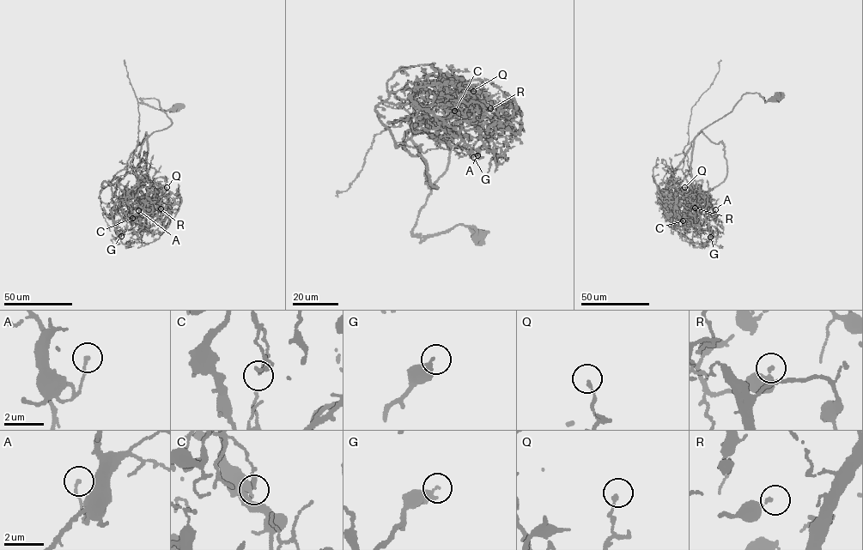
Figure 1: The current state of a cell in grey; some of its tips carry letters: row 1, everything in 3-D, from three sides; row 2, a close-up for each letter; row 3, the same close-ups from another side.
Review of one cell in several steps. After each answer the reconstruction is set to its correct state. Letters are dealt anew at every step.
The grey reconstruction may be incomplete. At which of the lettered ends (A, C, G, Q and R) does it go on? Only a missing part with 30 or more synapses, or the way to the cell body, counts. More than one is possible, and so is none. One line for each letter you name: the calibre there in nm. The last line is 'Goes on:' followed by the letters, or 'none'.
Goes on: none

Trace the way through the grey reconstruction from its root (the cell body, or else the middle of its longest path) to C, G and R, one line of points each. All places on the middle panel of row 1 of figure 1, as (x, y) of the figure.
C: (476, 235), (458, 225), (412, 232), (450, 154), (410, 125), (413, 96), (439, 81), (454, 111)
G: (476, 235), (412, 232), (450, 157), (410, 125), (418, 84), (409, 98), (473, 157)
R: (476, 235), (458, 225), (429, 236), (412, 233), (450, 154), (440, 137), (415, 127), (472, 99), (490, 108)

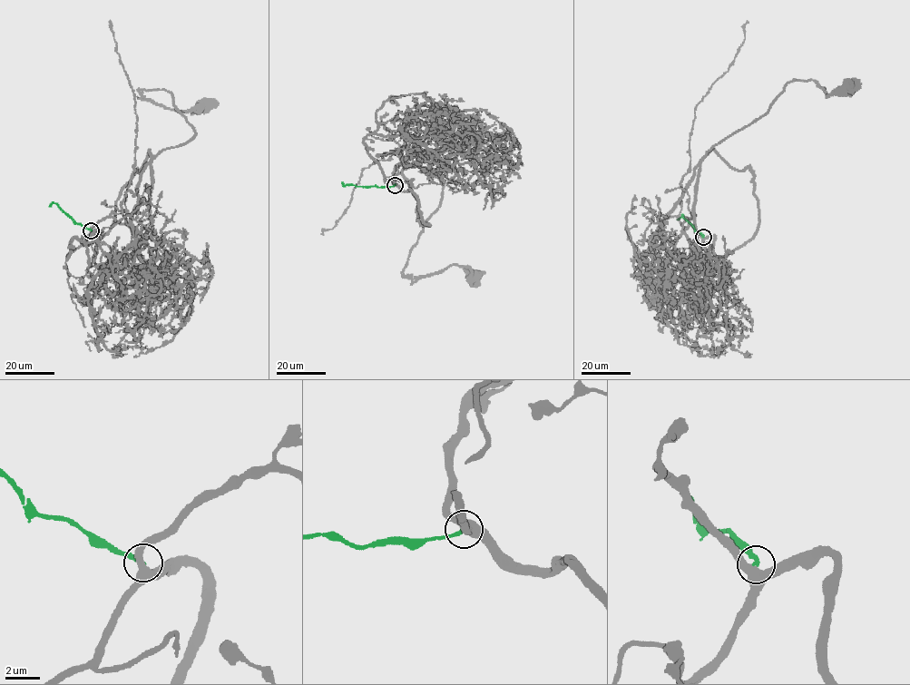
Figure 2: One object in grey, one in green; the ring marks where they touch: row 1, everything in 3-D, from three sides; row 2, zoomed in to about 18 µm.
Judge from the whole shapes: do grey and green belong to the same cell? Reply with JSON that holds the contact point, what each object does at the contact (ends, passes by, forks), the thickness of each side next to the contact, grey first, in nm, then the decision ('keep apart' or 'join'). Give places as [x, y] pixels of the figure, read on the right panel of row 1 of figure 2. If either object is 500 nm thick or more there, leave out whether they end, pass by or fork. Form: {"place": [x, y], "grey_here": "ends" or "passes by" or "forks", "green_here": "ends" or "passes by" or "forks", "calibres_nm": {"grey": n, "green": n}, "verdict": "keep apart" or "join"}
{"place": [703, 237], "grey_here": "forks", "green_here": "ends", "calibres_nm": {"grey": 420, "green": 200}, "verdict": "keep apart"}

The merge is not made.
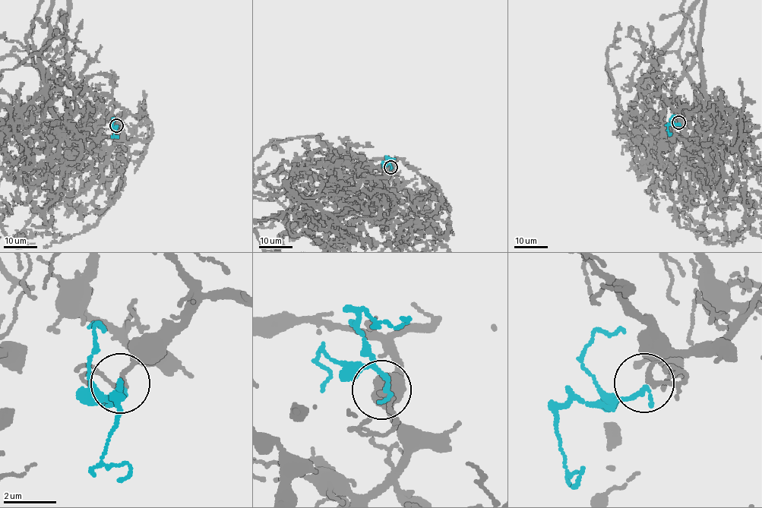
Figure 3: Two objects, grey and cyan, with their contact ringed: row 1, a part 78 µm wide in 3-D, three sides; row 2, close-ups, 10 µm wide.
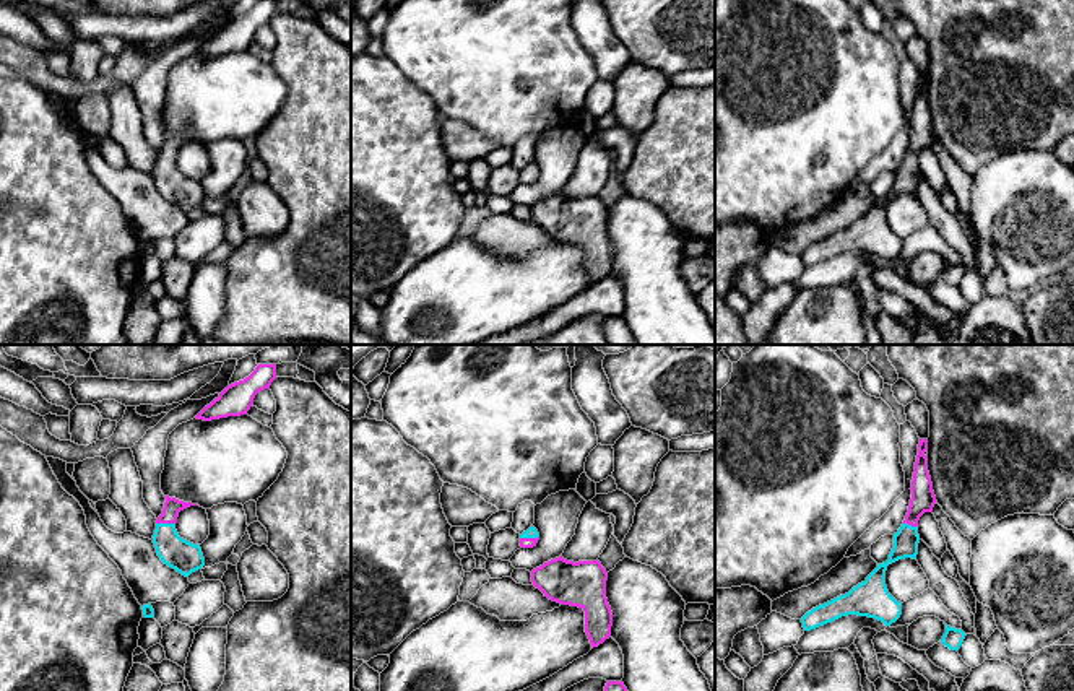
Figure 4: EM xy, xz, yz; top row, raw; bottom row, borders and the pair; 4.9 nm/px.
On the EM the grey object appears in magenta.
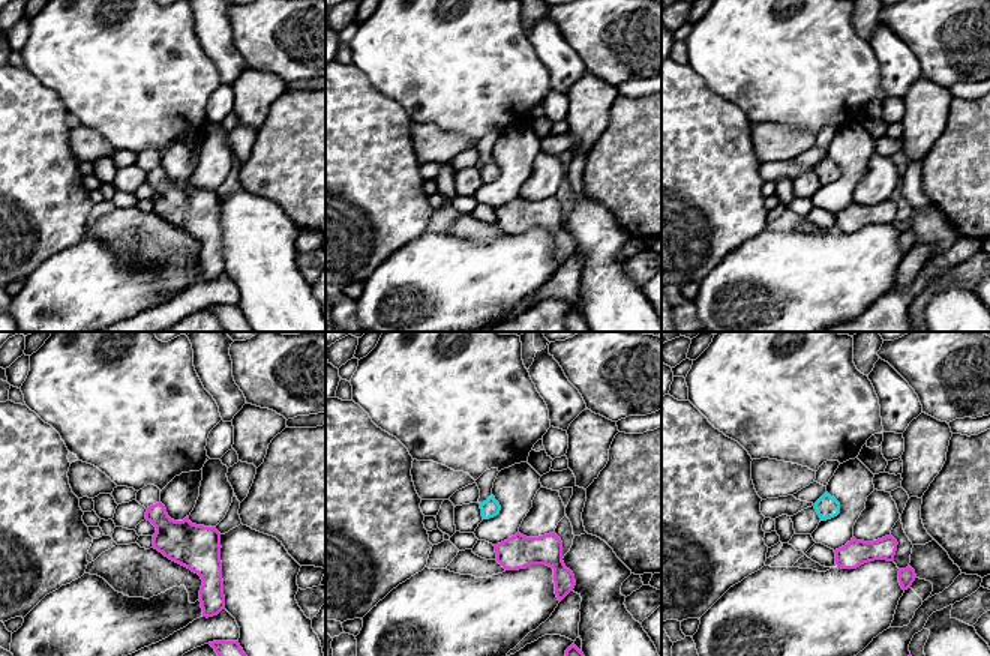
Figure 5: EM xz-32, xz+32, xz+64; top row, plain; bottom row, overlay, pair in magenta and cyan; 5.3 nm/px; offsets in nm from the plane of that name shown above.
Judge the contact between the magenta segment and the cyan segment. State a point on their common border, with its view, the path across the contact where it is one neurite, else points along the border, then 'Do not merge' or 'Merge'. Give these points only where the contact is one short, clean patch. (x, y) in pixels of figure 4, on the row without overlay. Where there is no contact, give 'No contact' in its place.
Touches magenta at xy (166, 158). Path across: xy (173, 142), (166, 158), (166, 178), (177, 189). Merge

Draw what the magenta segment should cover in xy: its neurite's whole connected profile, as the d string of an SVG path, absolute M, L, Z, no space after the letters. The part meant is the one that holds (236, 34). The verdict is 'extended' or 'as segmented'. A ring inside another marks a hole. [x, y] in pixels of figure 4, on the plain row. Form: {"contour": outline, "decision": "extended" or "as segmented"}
{"contour": "M258 0L244 16L227 21L218 34L206 41L195 54L203 57L247 50L258 28L270 24L276 15L276 0Z", "decision": "as segmented"}

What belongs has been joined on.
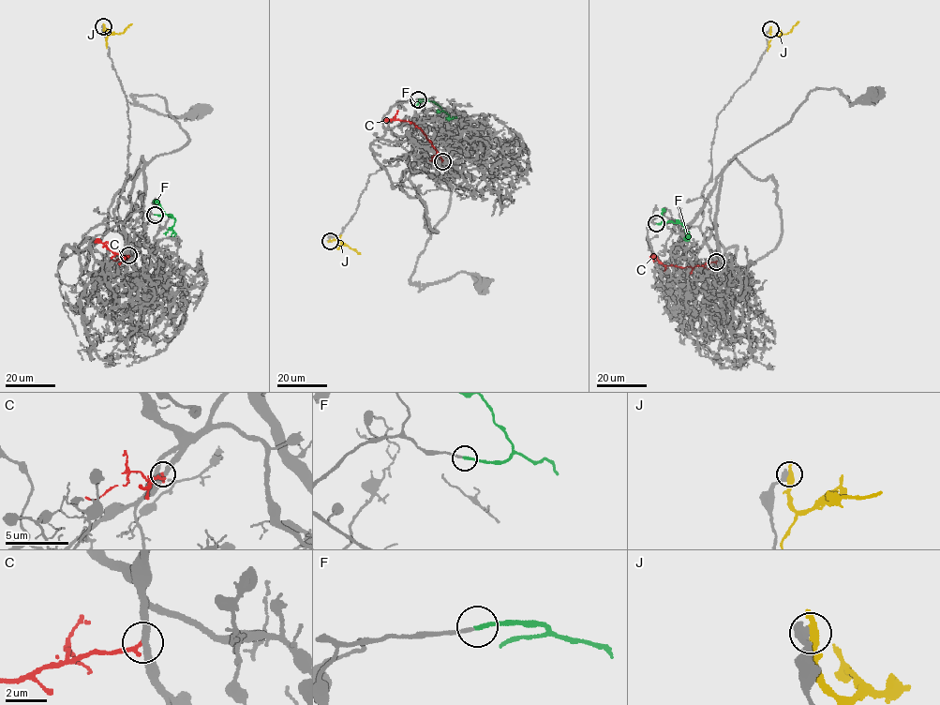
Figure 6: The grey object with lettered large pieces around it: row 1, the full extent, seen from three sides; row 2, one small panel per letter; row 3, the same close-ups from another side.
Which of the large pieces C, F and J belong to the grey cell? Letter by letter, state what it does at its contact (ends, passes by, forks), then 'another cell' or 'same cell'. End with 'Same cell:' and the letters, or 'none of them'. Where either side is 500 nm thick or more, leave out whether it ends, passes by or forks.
C: it ends | another cell
F: it ends | same cell
J: it ends | another cell
Same cell: F

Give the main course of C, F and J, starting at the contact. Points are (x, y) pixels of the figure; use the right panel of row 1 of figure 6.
C: (716, 261), (679, 267), (663, 264), (650, 257)
F: (656, 224), (663, 221), (680, 223), (685, 231), (685, 238)
J: (770, 29), (771, 37), (788, 33), (798, 21)

